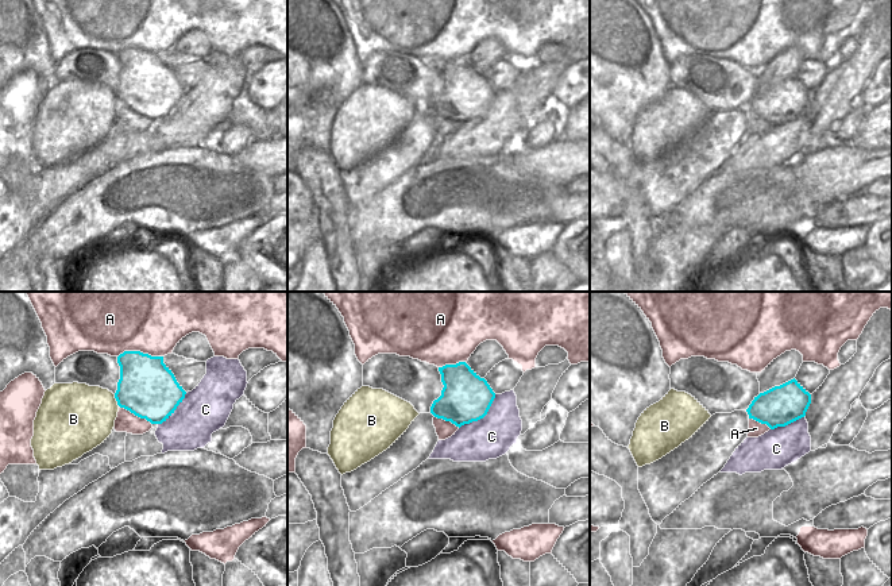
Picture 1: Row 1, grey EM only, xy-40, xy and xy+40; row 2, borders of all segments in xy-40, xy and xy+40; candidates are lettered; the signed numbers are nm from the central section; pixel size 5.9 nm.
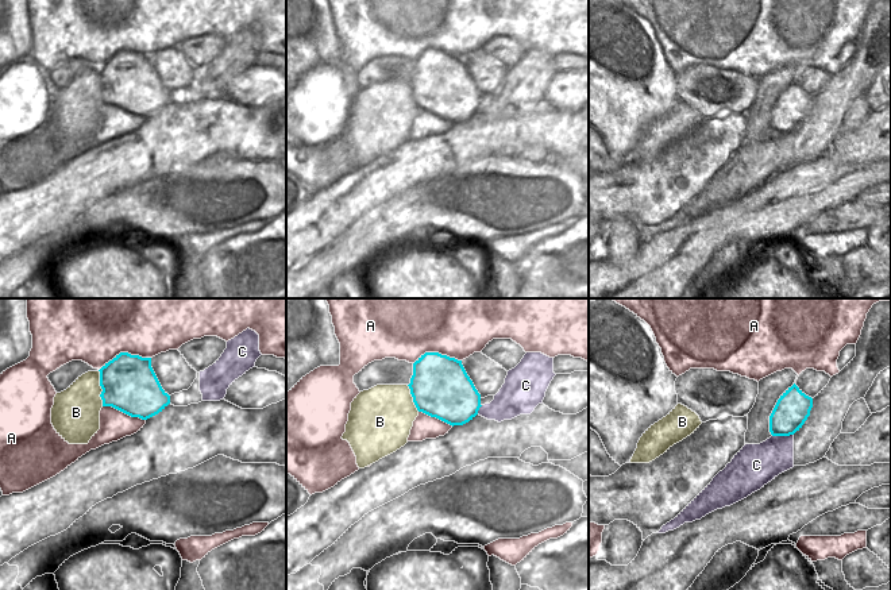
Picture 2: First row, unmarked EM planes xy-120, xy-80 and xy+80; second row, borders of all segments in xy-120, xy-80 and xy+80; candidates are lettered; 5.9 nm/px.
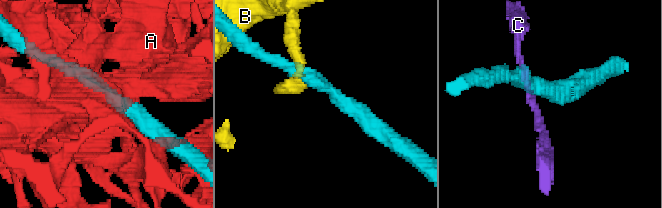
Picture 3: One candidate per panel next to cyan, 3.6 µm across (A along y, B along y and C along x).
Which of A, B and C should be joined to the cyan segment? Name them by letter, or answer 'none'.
none

